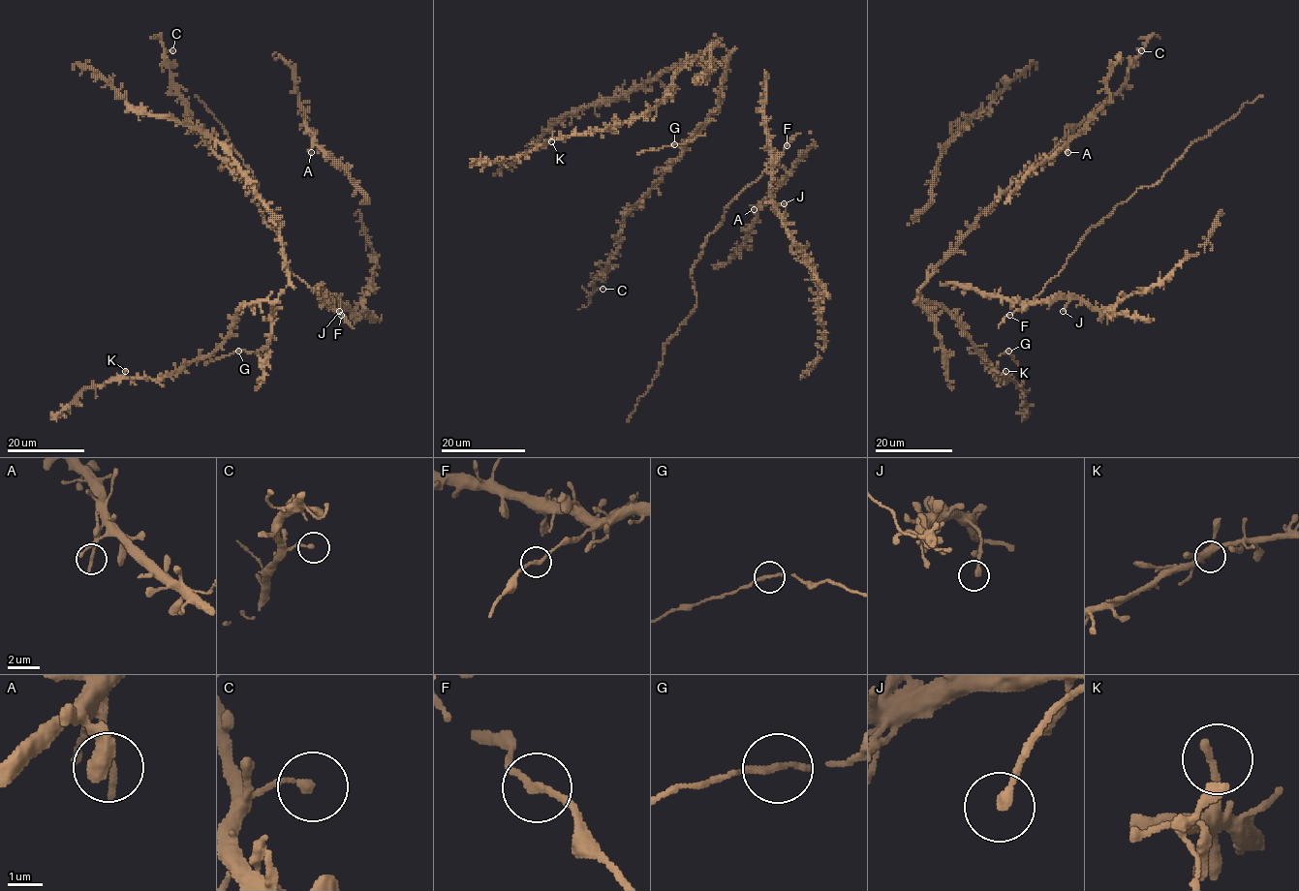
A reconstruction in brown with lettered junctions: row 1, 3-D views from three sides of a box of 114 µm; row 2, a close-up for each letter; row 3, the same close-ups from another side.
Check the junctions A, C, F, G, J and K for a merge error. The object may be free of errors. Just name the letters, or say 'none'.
none

